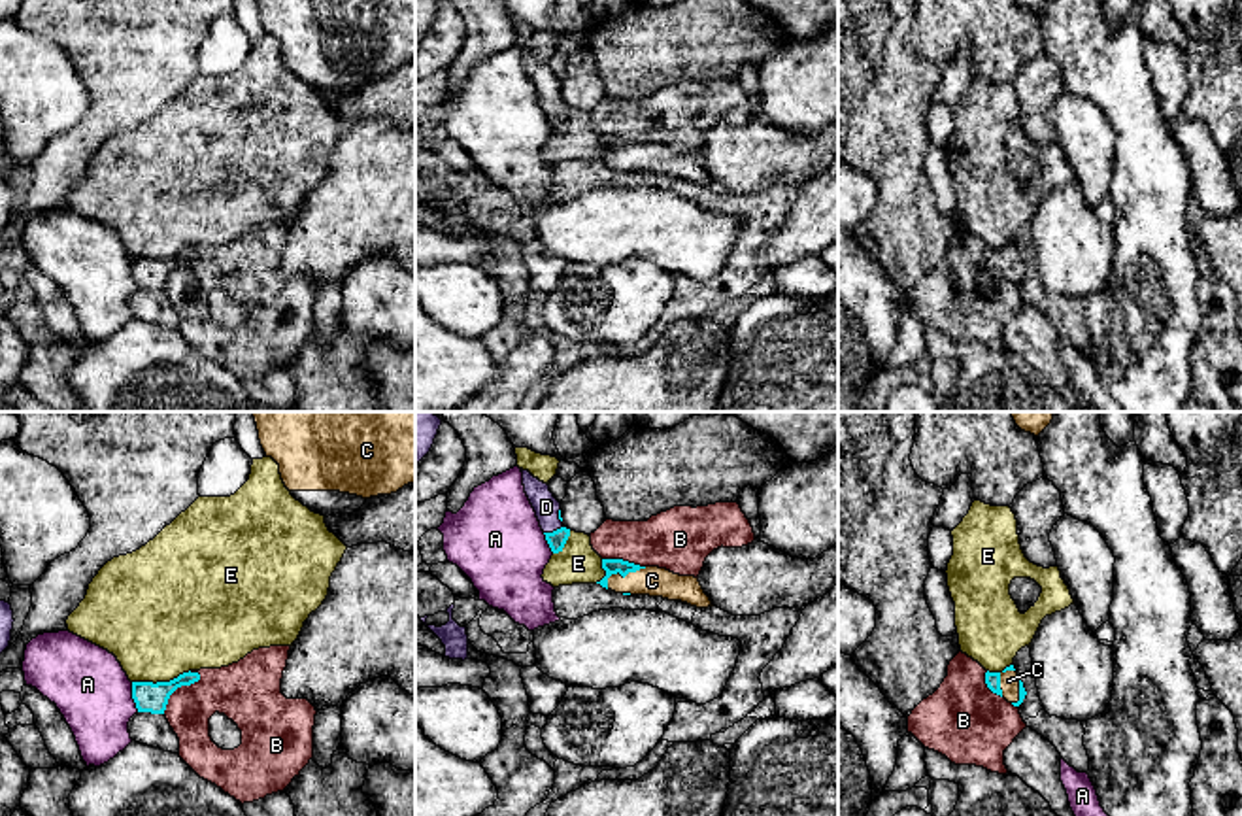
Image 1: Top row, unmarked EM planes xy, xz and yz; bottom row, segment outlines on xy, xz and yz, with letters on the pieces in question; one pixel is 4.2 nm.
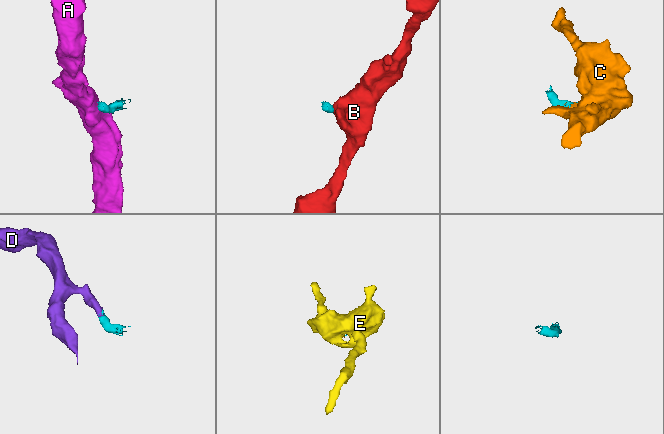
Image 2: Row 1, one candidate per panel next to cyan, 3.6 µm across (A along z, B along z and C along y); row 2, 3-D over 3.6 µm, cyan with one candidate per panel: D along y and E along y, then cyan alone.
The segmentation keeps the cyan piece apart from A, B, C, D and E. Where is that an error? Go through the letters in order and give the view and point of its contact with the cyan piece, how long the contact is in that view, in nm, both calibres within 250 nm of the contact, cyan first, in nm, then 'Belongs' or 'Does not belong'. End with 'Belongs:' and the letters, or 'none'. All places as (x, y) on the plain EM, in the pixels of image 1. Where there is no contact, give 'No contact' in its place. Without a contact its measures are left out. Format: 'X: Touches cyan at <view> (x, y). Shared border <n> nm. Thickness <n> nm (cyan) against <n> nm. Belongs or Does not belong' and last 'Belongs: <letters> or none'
A: Touches cyan at xy (133, 274). Shared border 130 nm. Thickness 130 nm (cyan) against 320 nm. Does not belong
B: Touches cyan at xy (180, 263). Shared border 240 nm. Thickness 130 nm (cyan) against 240 nm. Does not belong
C: Touches cyan at xz (621, 152). Shared border 200 nm. Thickness 60 nm (cyan) against 130 nm. Belongs
D: Touches cyan at xz (553, 108). Shared border 90 nm. Thickness 80 nm (cyan) against 110 nm. Belongs
E: Touches cyan at xy (161, 259). Shared border 260 nm. Thickness 130 nm (cyan) against 460 nm. Does not belong
Belongs: C, D

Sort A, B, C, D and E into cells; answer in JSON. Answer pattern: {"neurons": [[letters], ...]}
{"neurons": [["A"], ["B"], ["C", "D"], ["E"]]}

